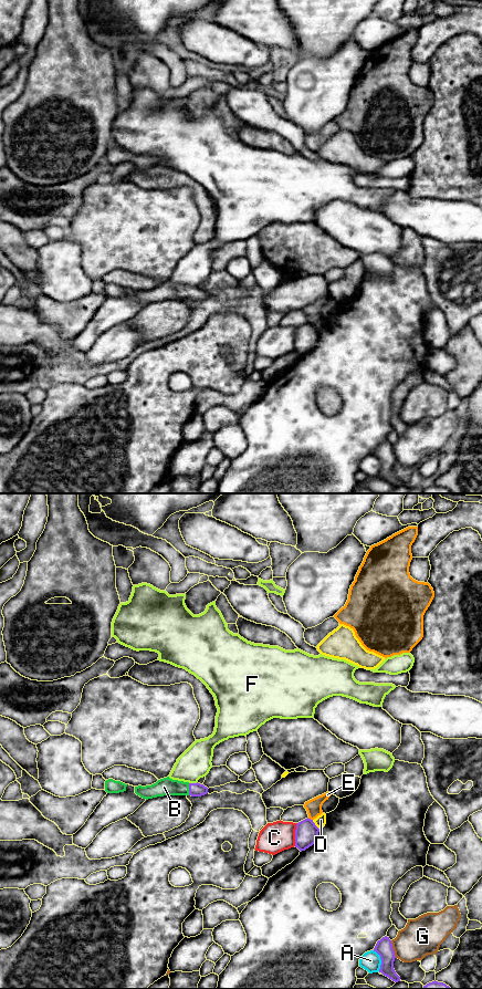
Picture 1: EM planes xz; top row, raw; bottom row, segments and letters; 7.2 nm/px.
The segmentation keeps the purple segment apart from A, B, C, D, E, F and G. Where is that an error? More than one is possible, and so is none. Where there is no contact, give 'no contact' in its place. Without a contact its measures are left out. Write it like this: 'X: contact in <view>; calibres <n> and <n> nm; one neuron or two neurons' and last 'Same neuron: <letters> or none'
A: contact in xz; calibres 130 and 140 nm; two neurons
B: contact in xz; calibres 100 and 130 nm; one neuron
C: contact in xz; calibres 170 and 220 nm; two neurons
D: contact in xz; calibres 170 and 80 nm; two neurons
E: contact in xz; calibres 170 and 120 nm; two neurons
F: contact in xz; calibres 100 and 220 nm; two neurons
G: contact in xz; calibres 130 and 280 nm; two neurons
Same neuron: B

